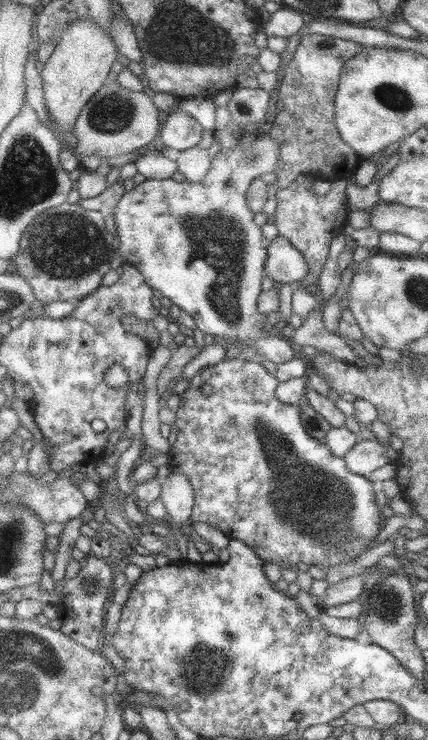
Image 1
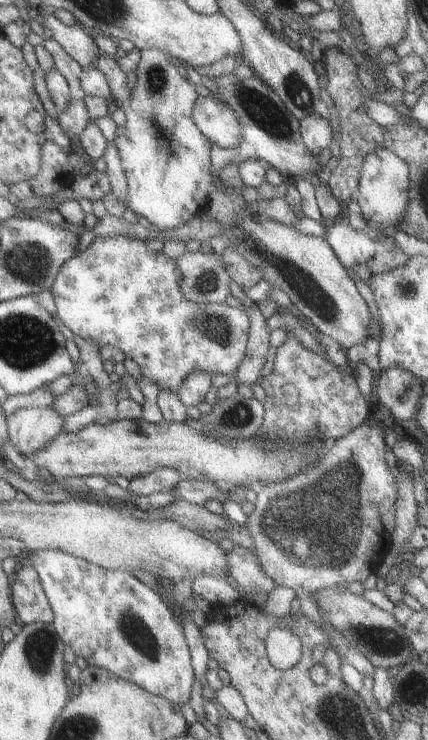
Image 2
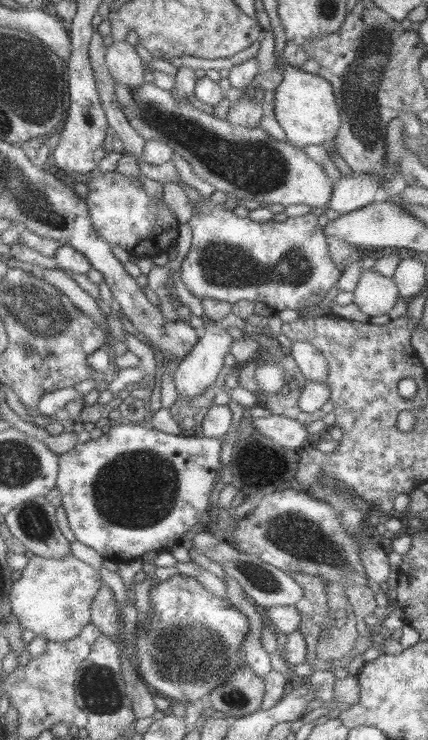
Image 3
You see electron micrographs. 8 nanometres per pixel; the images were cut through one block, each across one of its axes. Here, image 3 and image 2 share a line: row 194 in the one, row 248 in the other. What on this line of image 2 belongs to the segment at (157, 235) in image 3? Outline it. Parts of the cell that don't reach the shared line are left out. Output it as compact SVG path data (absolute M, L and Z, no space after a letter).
M105 236L105 238L94 238L93 242L83 250L69 258L58 270L54 282L50 287L51 294L53 295L53 302L55 304L55 319L68 328L74 336L79 336L83 340L93 340L93 344L108 347L108 345L119 348L121 352L131 358L133 362L139 367L142 378L157 384L159 390L175 390L179 388L179 384L183 382L183 378L193 372L193 370L201 370L207 372L209 376L213 377L216 374L228 375L236 369L242 362L248 340L248 322L246 315L243 312L241 305L231 308L226 303L211 303L211 304L197 304L189 300L185 300L181 296L179 290L179 272L177 266L173 264L174 260L169 260L162 253L150 252L145 248L143 240L131 240L125 236Z

